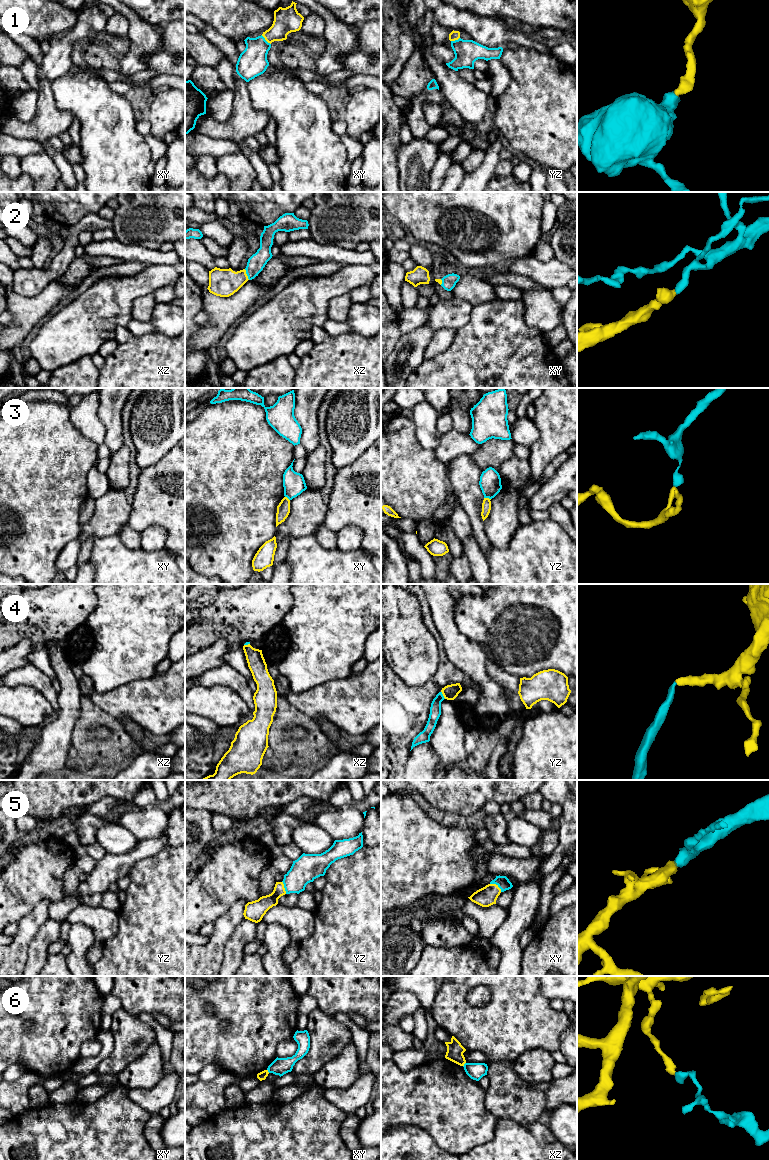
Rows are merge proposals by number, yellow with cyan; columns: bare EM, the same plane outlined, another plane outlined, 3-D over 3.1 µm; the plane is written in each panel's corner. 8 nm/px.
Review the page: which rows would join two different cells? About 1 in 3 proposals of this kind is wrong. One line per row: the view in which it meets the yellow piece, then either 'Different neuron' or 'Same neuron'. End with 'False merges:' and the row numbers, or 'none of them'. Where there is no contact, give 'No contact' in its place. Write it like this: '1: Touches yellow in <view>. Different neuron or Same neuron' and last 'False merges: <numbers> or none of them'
1: Touches yellow in xy. Same neuron
2: Touches yellow in xz. Same neuron
3: Touches yellow in yz. Different neuron
4: Touches yellow in yz. Same neuron
5: Touches yellow in xy. Same neuron
6: Touches yellow in xz. Different neuron
False merges: 3, 6

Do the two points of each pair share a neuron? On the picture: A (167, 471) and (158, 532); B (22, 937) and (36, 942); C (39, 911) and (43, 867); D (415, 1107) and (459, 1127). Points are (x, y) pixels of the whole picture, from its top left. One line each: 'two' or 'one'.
A: two
B: two
C: two
D: one

